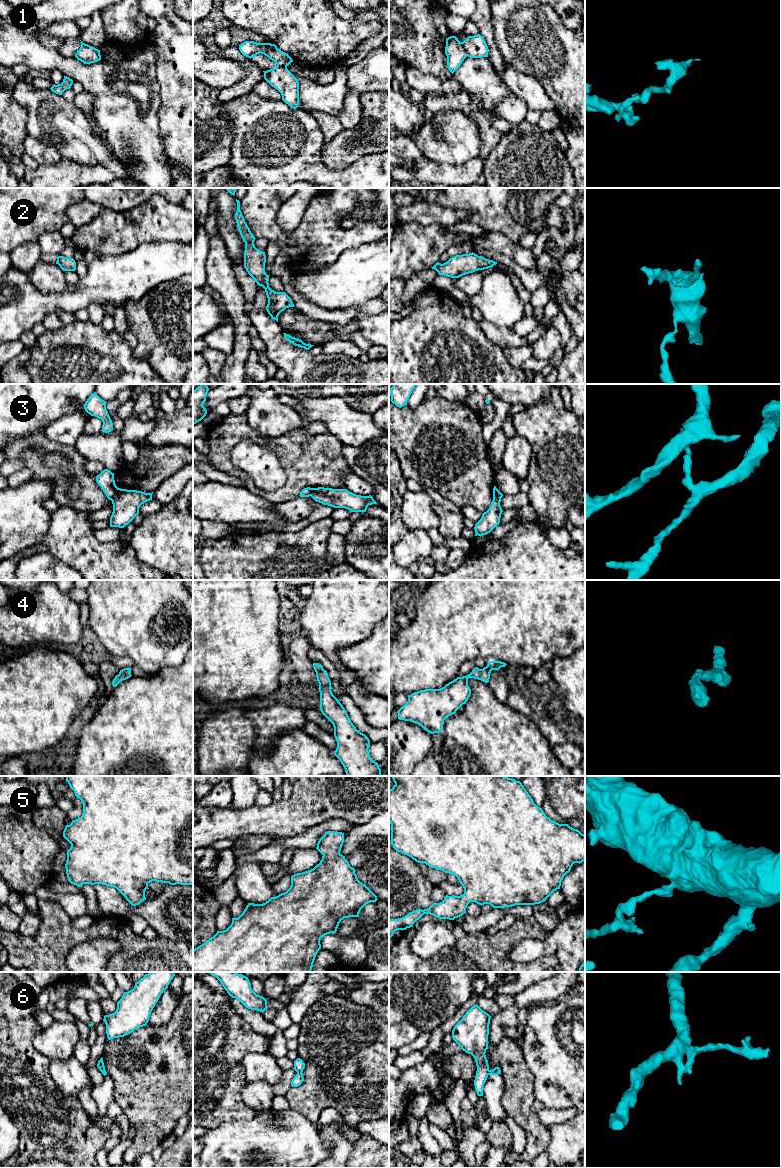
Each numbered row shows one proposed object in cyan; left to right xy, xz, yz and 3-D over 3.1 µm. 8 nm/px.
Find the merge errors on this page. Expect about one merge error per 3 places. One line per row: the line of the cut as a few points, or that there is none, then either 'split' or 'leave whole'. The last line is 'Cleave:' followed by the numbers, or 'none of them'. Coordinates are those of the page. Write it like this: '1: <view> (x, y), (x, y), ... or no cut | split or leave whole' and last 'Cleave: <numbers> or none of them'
1: yz (461, 42), (467, 55) | split
2: no cut | leave whole
3: xy (118, 488), (112, 501) | split
4: no cut | leave whole
5: no cut | leave whole
6: xz (301, 1071), (297, 1073) | split
Cleave: 1, 3, 6

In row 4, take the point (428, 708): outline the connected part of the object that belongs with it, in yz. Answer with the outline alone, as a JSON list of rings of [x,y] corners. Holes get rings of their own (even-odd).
[[[490,661],[483,669],[475,667],[467,676],[457,677],[440,689],[414,692],[397,711],[398,719],[416,723],[431,734],[440,733],[444,720],[468,701],[471,695],[468,679],[474,678],[488,683],[491,671],[498,671],[506,665],[501,661]]]

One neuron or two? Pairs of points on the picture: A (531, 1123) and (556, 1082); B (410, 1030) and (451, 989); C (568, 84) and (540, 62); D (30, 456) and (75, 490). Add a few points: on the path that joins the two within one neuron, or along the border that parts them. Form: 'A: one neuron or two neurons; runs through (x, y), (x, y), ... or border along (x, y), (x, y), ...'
A: two neurons; border along (532, 1075), (533, 1093), (536, 1098)
B: two neurons; border along (399, 1022), (410, 1021), (421, 1031)
C: one neuron; runs through (561, 77), (547, 63)
D: two neurons; border along (69, 475), (68, 495), (75, 498)

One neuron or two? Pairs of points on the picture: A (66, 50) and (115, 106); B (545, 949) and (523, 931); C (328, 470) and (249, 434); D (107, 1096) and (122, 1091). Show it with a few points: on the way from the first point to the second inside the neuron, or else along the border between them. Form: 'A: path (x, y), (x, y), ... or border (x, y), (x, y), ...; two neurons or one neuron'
A: border (56, 49), (64, 56), (74, 56); two neurons
B: border (550, 934), (543, 939), (521, 939), (511, 949); two neurons
C: path (293, 485), (282, 495), (263, 494), (225, 458); one neuron
D: border (107, 1073), (113, 1081), (113, 1100), (116, 1110); two neurons

